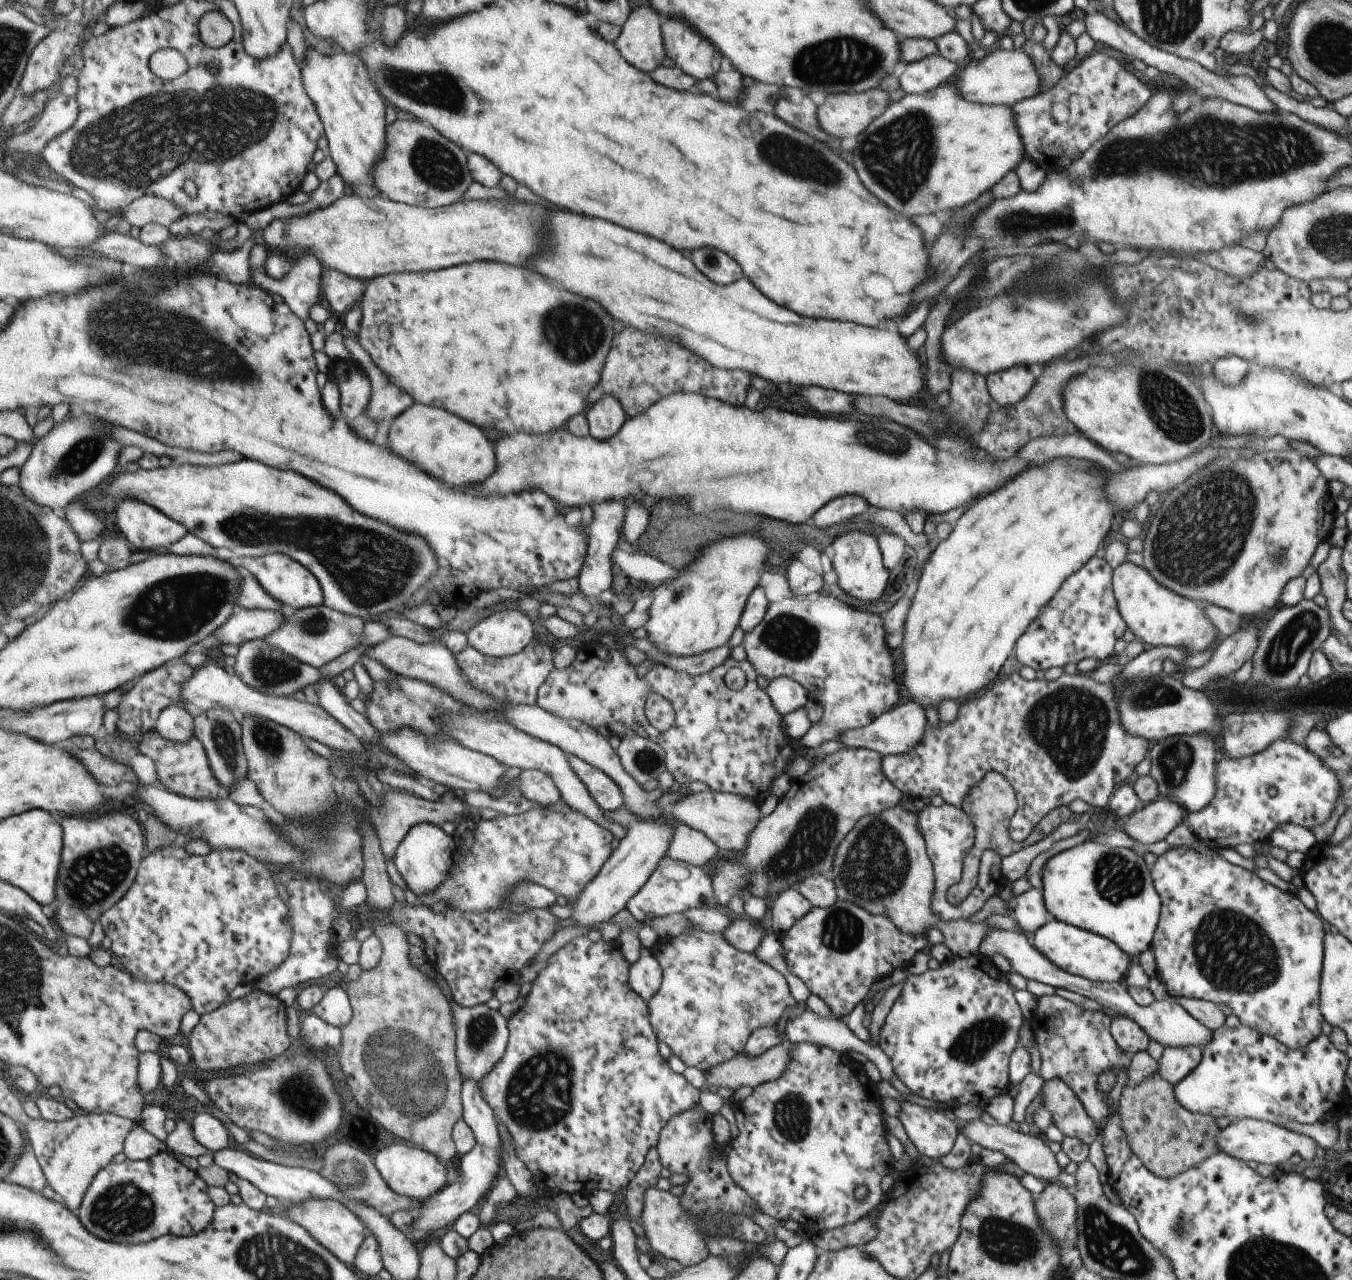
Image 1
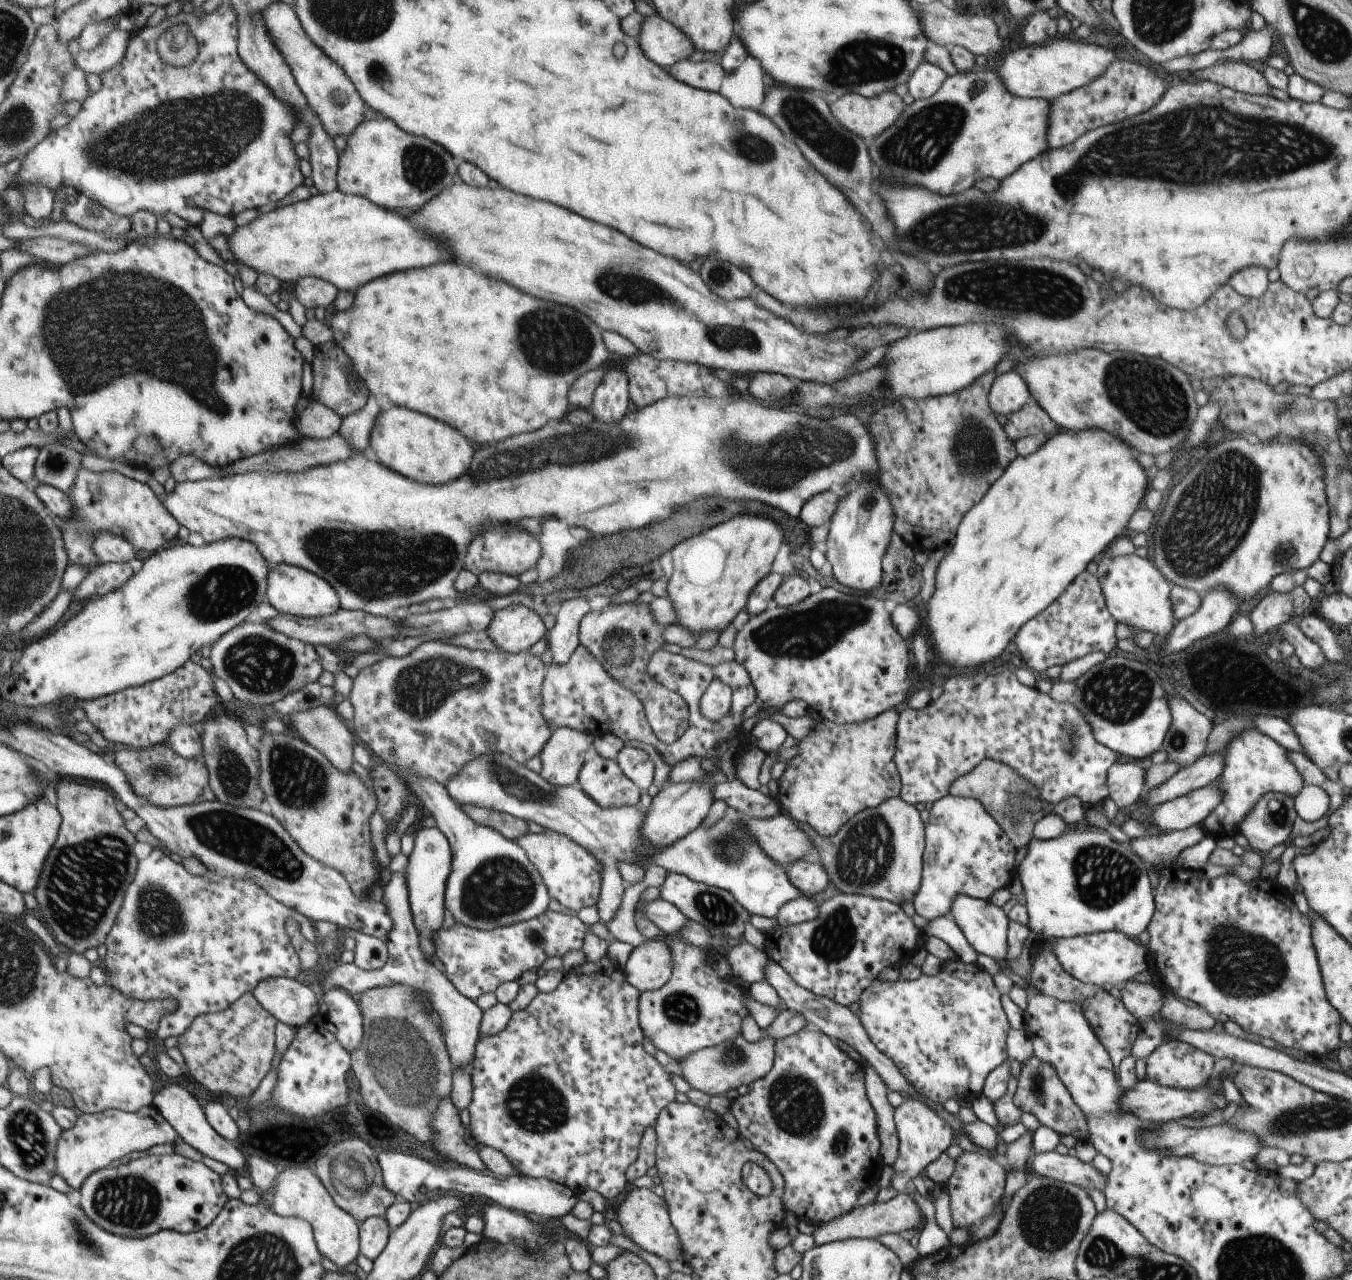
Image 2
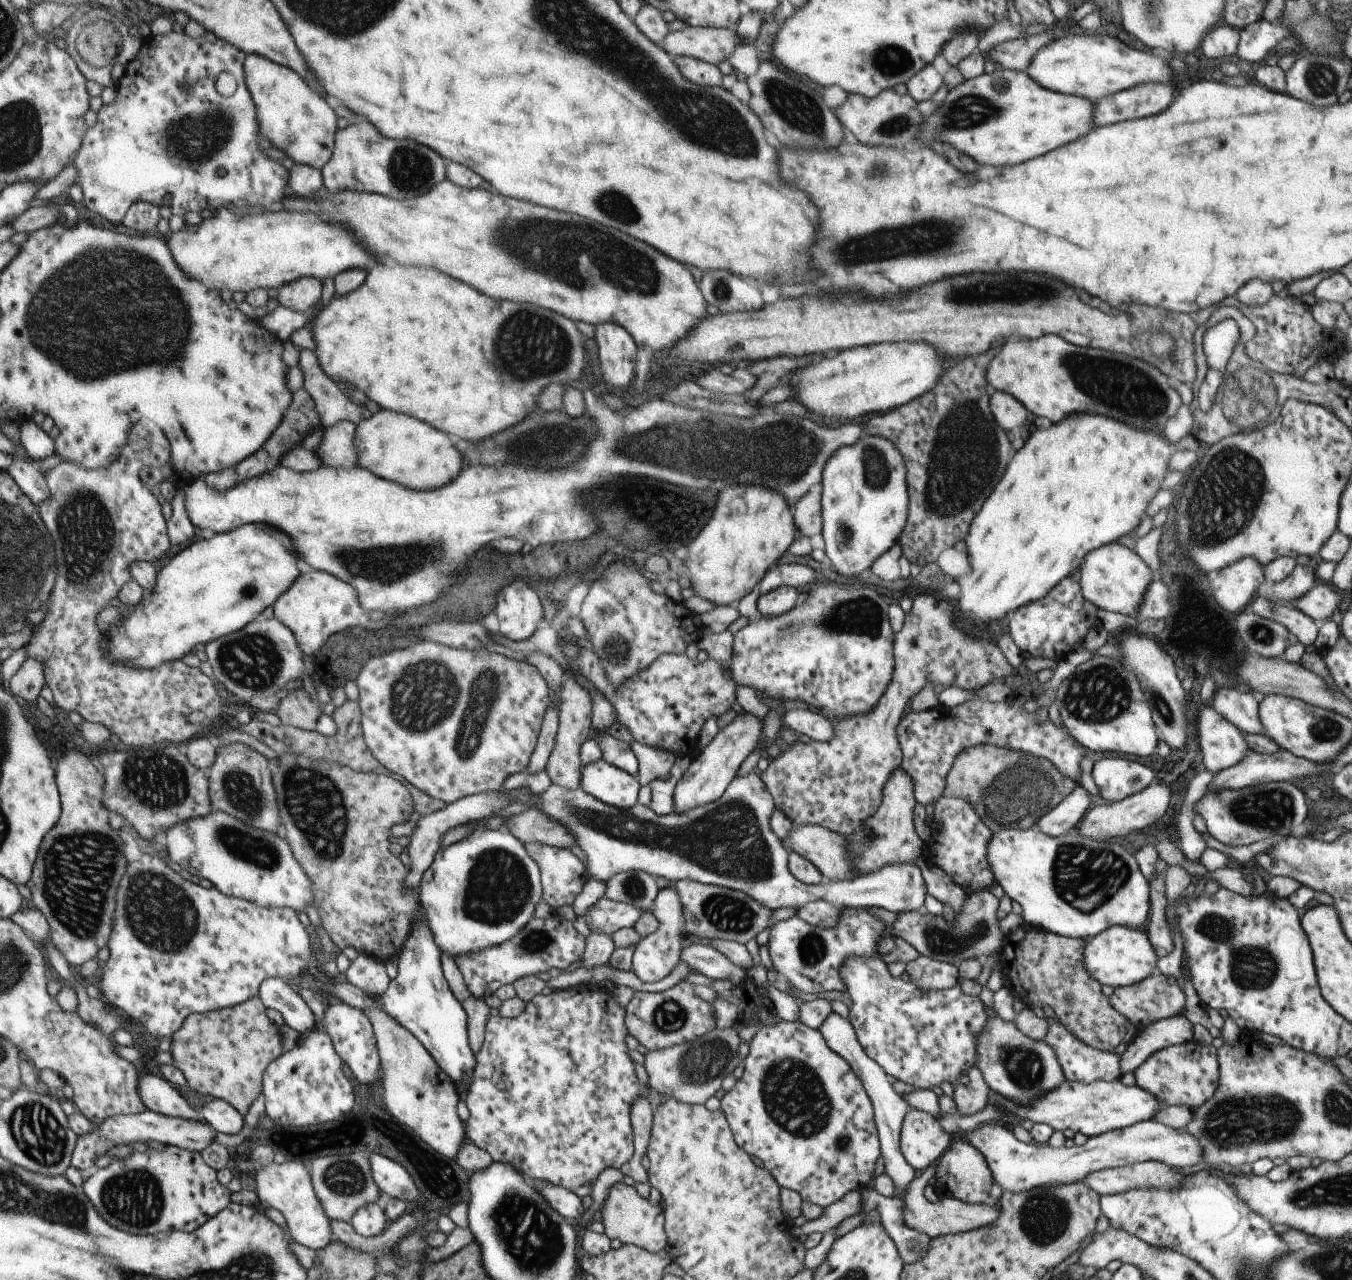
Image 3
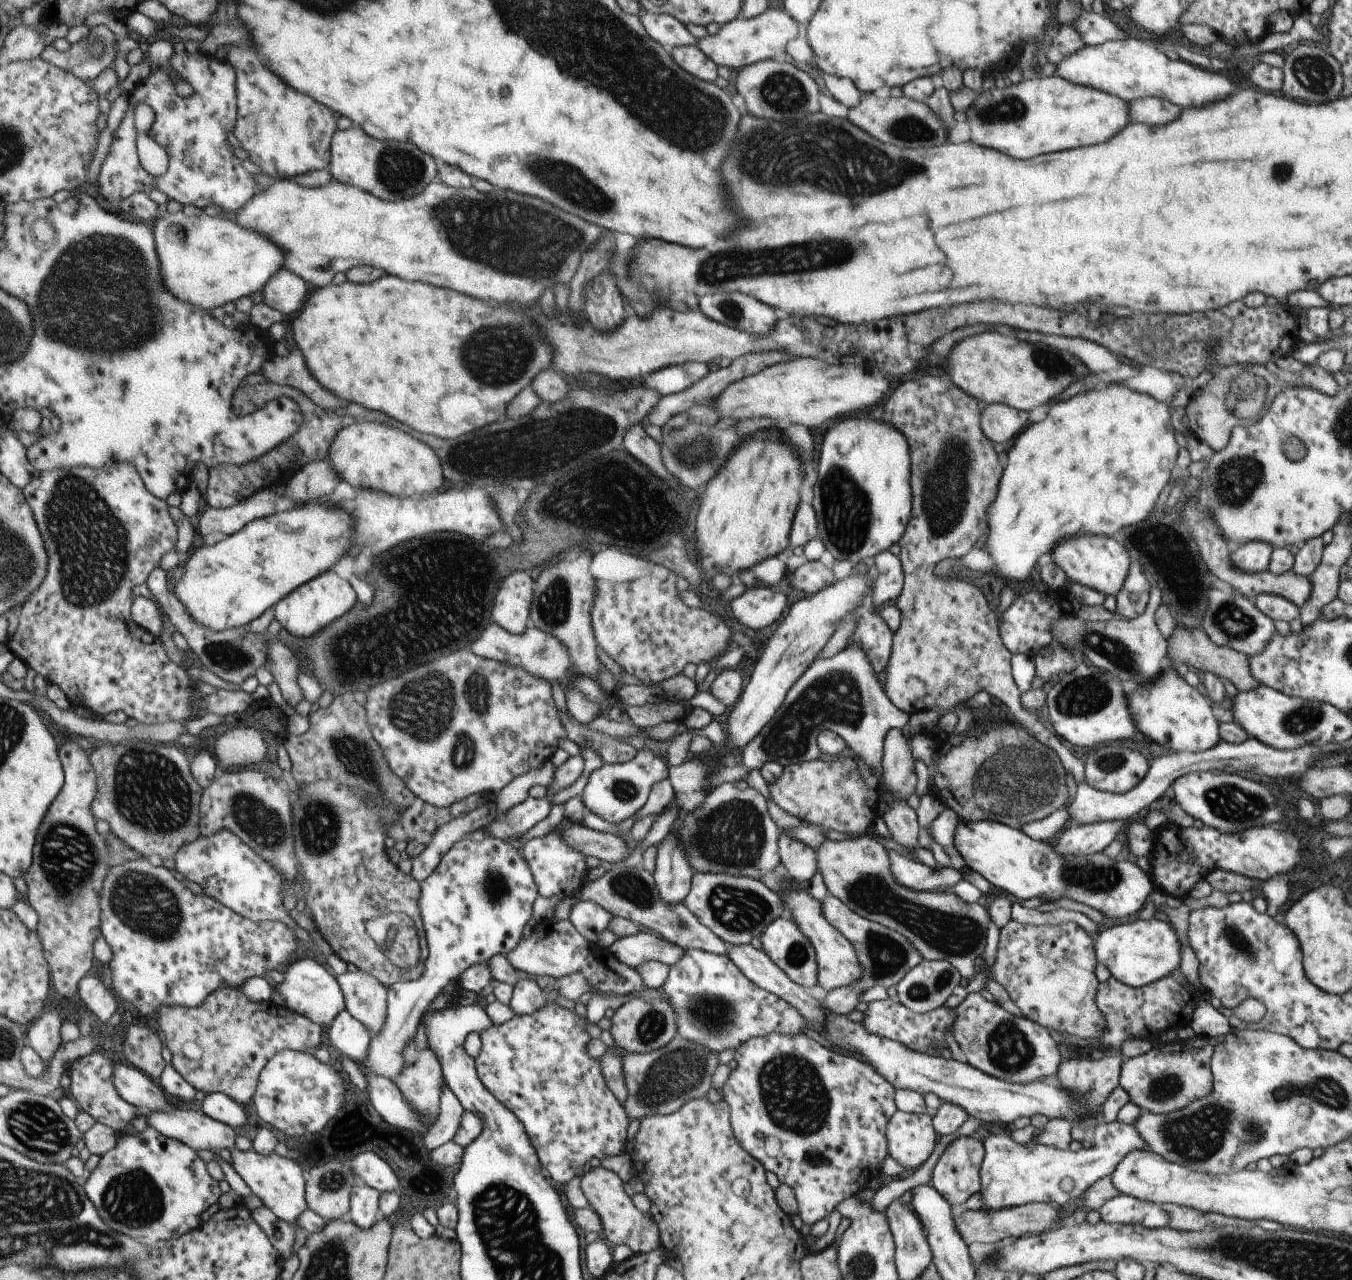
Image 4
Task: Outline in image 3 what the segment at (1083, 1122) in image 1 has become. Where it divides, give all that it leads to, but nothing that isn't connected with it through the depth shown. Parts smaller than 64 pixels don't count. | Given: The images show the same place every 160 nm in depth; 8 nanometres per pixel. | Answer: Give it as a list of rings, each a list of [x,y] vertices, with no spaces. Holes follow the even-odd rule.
[[[985,1006],[987,1020],[975,1040],[975,1067],[983,1074],[985,1084],[999,1096],[1013,1100],[1015,1104],[1029,1104],[1041,1094],[1059,1088],[1064,1080],[1057,1064],[1055,1052],[1043,1041],[1030,1040],[1023,1036],[1013,1022],[1001,1020],[997,1014]]]

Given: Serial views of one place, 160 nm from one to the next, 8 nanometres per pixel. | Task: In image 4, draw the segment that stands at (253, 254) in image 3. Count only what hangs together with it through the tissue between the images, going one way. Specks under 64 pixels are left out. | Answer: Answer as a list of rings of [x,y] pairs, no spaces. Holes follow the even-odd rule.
[[[182,211],[169,212],[167,216],[159,217],[151,226],[154,230],[164,286],[179,300],[204,311],[213,310],[227,302],[234,303],[243,296],[249,297],[251,294],[262,292],[267,281],[283,269],[286,259],[286,253],[279,245],[265,239],[258,232],[242,227],[236,220],[230,221],[229,218],[221,218],[219,215],[211,217],[202,213],[197,217],[187,216]]]

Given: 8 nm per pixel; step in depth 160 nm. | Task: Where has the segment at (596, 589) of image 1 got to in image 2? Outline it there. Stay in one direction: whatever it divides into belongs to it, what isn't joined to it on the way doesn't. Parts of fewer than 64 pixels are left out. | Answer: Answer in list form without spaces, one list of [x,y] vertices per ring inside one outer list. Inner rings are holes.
[[[576,597],[566,600],[554,617],[554,626],[545,636],[546,647],[551,650],[552,664],[563,666],[578,646],[578,625],[589,612],[589,599]]]

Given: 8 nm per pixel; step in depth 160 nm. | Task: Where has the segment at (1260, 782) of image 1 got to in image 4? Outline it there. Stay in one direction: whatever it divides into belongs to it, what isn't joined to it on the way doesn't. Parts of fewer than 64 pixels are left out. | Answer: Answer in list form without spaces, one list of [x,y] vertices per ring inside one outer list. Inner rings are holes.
[[[1168,663],[1165,670],[1159,670],[1157,678],[1147,684],[1137,684],[1133,692],[1125,693],[1127,708],[1131,712],[1131,720],[1139,732],[1140,738],[1145,737],[1153,740],[1161,748],[1166,748],[1170,752],[1202,752],[1208,750],[1213,745],[1220,744],[1217,726],[1216,709],[1209,704],[1195,687],[1189,686],[1185,680],[1177,674],[1174,665]]]

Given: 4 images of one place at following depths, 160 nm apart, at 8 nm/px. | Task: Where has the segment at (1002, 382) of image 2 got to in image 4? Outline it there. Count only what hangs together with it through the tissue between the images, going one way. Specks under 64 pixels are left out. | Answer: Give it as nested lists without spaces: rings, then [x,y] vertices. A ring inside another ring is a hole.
[[[995,403],[985,406],[985,410],[980,412],[980,420],[983,436],[995,444],[1005,445],[1025,426],[1027,414],[1003,403]]]

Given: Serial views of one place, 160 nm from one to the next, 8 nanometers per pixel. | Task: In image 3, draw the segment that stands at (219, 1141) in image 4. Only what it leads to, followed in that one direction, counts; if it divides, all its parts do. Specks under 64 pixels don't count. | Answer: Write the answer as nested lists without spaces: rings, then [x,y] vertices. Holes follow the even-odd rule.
[[[150,1109],[139,1112],[139,1114],[115,1114],[107,1120],[103,1120],[101,1124],[93,1123],[93,1130],[89,1134],[81,1134],[77,1138],[77,1144],[75,1144],[75,1150],[71,1156],[71,1166],[75,1166],[81,1171],[87,1170],[91,1166],[95,1166],[97,1158],[111,1154],[113,1148],[129,1146],[135,1142],[147,1144],[149,1140],[160,1142],[166,1146],[177,1146],[185,1148],[185,1150],[201,1152],[215,1142],[215,1133],[213,1126],[206,1121],[197,1122],[197,1120],[187,1120],[187,1118],[173,1118]]]

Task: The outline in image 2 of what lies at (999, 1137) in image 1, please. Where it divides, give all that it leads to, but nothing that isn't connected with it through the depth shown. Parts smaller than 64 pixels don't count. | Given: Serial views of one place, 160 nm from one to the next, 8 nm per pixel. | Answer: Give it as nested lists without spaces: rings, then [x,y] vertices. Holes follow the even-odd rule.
[[[1054,1151],[1032,1152],[1027,1160],[1026,1169],[1034,1175],[1081,1189],[1103,1191],[1107,1182],[1105,1174],[1097,1172],[1091,1163],[1084,1164],[1073,1156],[1060,1156]]]

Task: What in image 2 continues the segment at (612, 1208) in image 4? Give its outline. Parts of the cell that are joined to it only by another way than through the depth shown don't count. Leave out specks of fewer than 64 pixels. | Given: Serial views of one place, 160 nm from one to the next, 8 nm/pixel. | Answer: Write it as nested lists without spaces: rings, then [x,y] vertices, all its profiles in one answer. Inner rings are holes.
[[[633,1188],[625,1196],[625,1200],[617,1206],[617,1210],[614,1212],[614,1220],[621,1226],[623,1235],[630,1238],[641,1250],[663,1258],[667,1263],[679,1258],[681,1244],[679,1244],[679,1238],[677,1238],[677,1234],[671,1225],[667,1204],[662,1197],[655,1196],[651,1189]]]

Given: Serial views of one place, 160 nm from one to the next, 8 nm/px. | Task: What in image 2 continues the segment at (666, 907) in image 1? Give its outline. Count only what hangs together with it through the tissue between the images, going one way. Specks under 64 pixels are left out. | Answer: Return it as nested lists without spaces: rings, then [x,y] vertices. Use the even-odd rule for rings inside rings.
[[[669,872],[658,890],[659,898],[668,904],[673,904],[679,912],[683,912],[685,918],[689,918],[689,921],[705,925],[712,934],[721,934],[727,941],[741,941],[743,926],[749,922],[750,915],[741,908],[731,894],[716,887],[695,882],[677,872]]]

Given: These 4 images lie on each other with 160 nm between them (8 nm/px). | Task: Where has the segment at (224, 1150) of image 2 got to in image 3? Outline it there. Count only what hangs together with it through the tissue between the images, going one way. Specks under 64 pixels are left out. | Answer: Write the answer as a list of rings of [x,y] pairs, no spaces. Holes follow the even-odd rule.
[[[145,1074],[139,1078],[139,1082],[141,1082],[139,1094],[147,1109],[173,1118],[205,1122],[198,1110],[191,1107],[191,1104],[185,1100],[179,1087],[174,1086],[165,1078],[161,1078],[157,1074]]]

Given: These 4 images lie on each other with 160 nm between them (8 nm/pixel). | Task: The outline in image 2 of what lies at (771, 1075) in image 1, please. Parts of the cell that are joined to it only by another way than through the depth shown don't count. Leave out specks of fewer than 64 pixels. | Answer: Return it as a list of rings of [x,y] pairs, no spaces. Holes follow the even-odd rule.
[[[741,1036],[715,1044],[715,1046],[701,1048],[699,1051],[690,1052],[679,1060],[679,1070],[683,1080],[691,1086],[692,1089],[703,1092],[709,1097],[725,1096],[731,1089],[737,1089],[739,1086],[747,1086],[763,1078],[769,1070],[775,1058],[773,1046],[775,1042],[769,1036],[757,1042],[745,1041]]]

